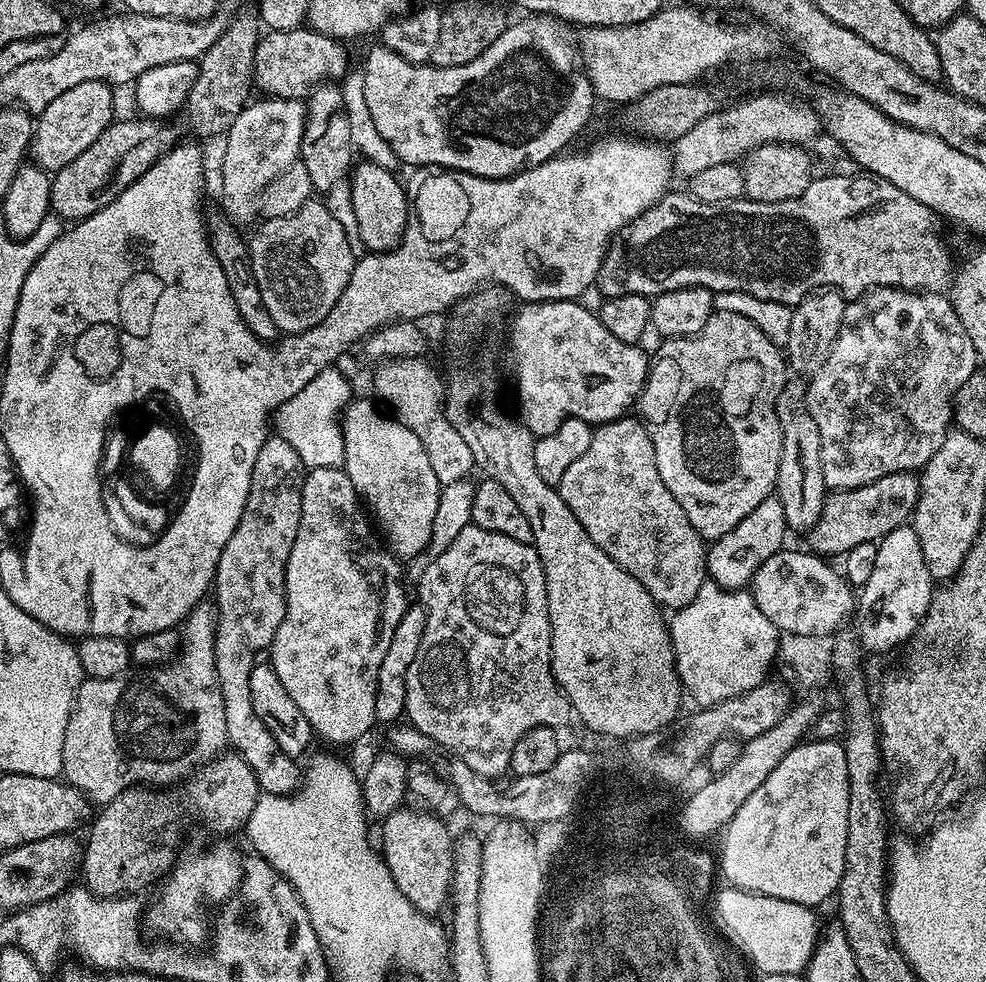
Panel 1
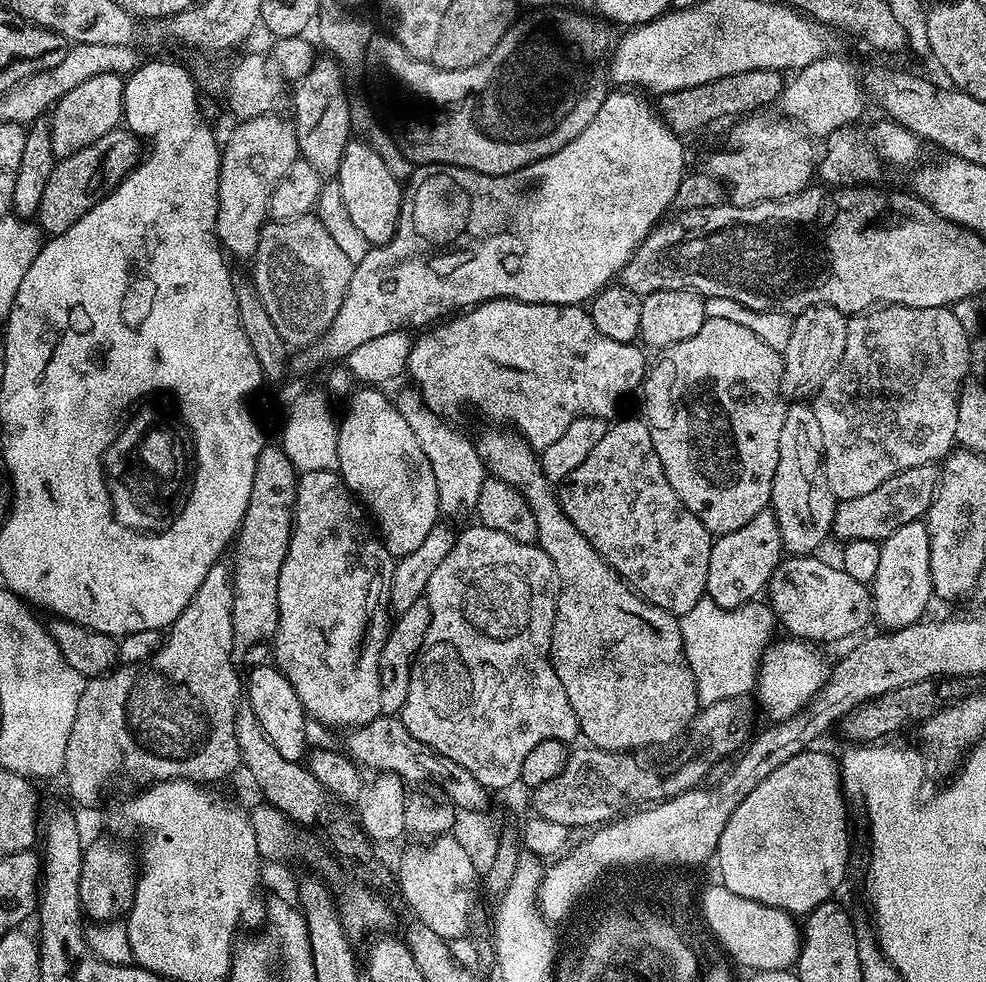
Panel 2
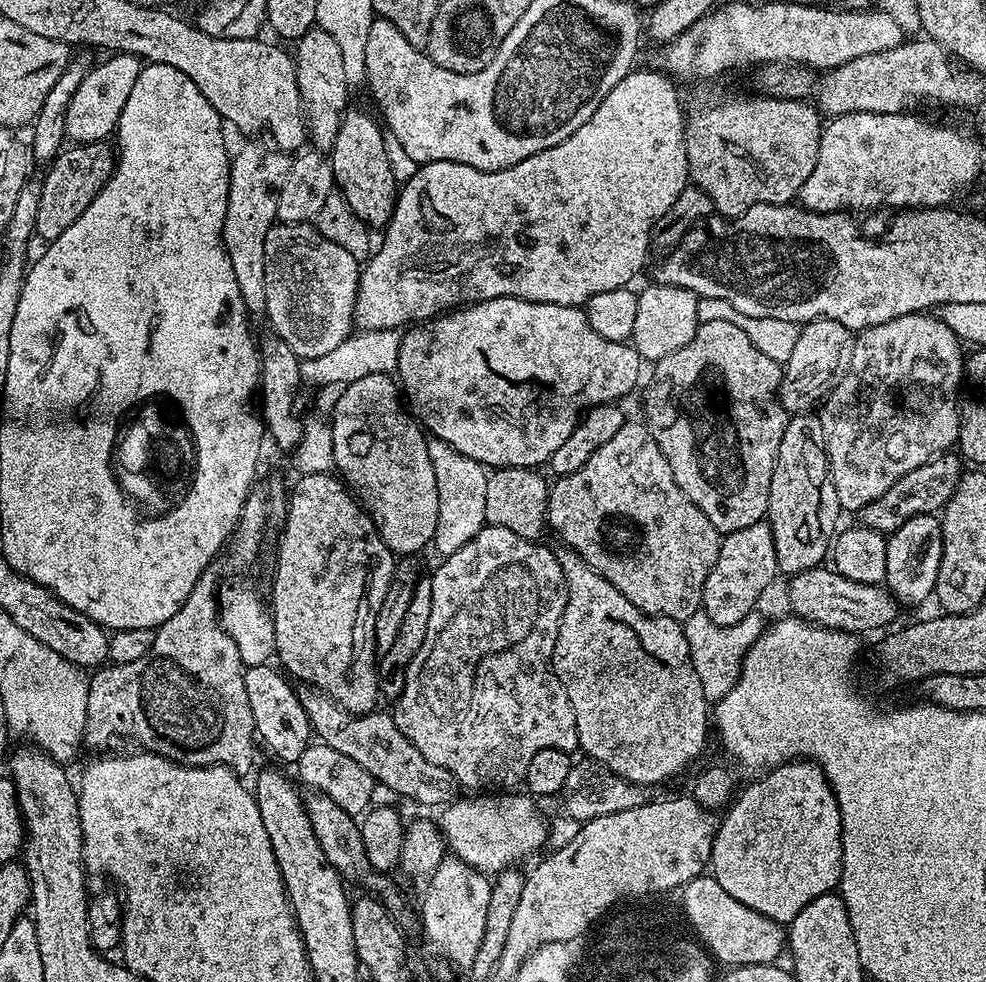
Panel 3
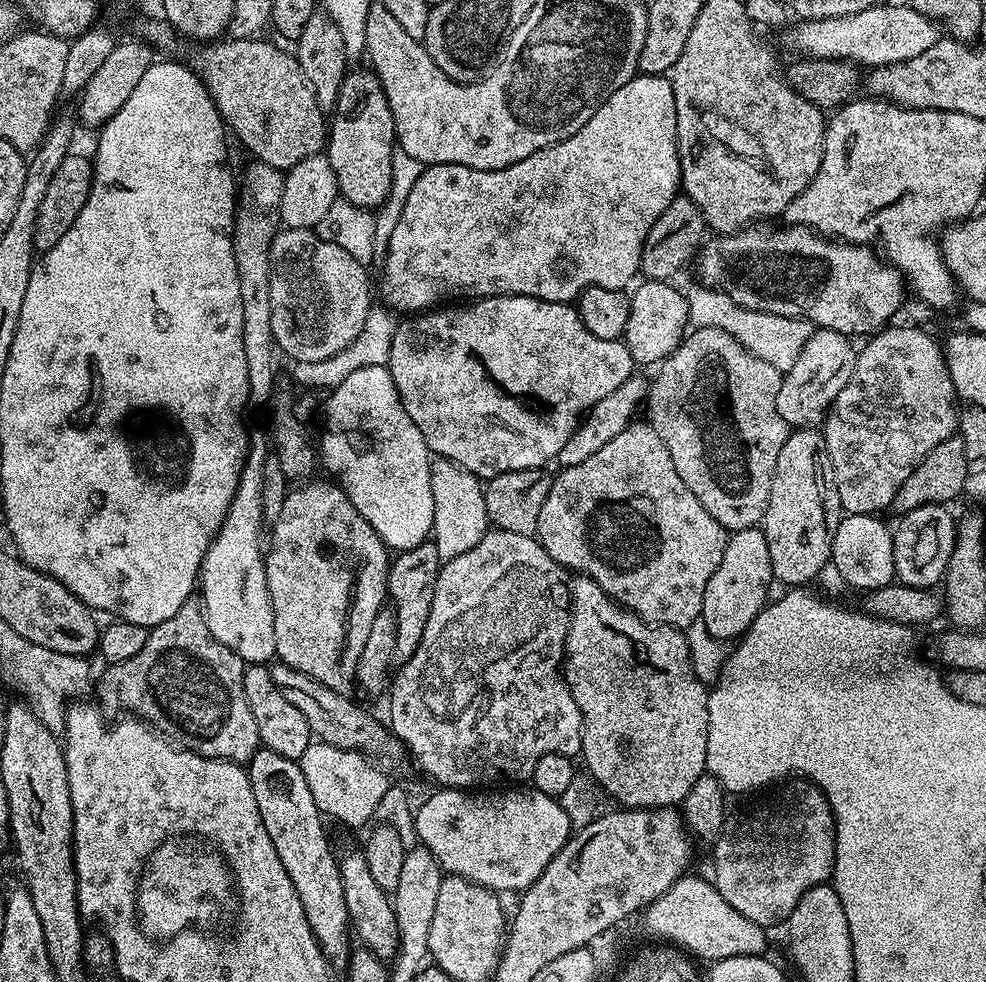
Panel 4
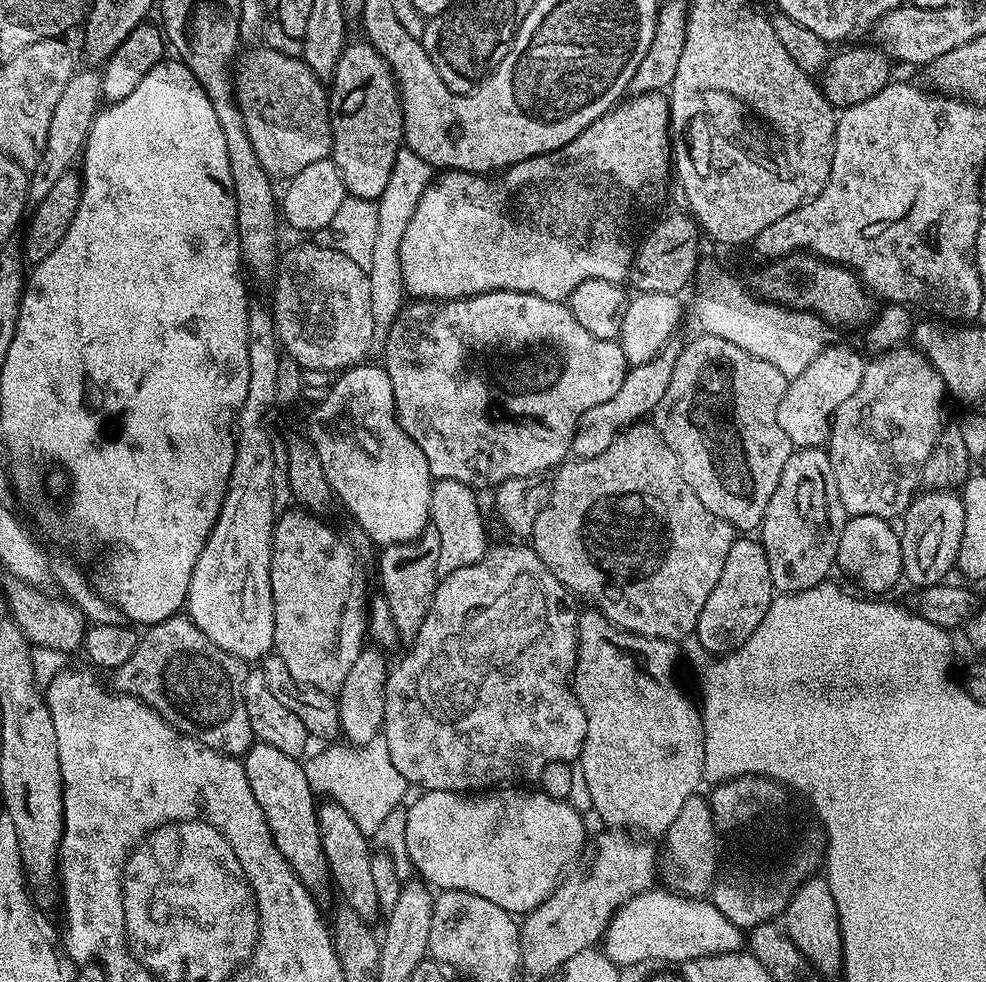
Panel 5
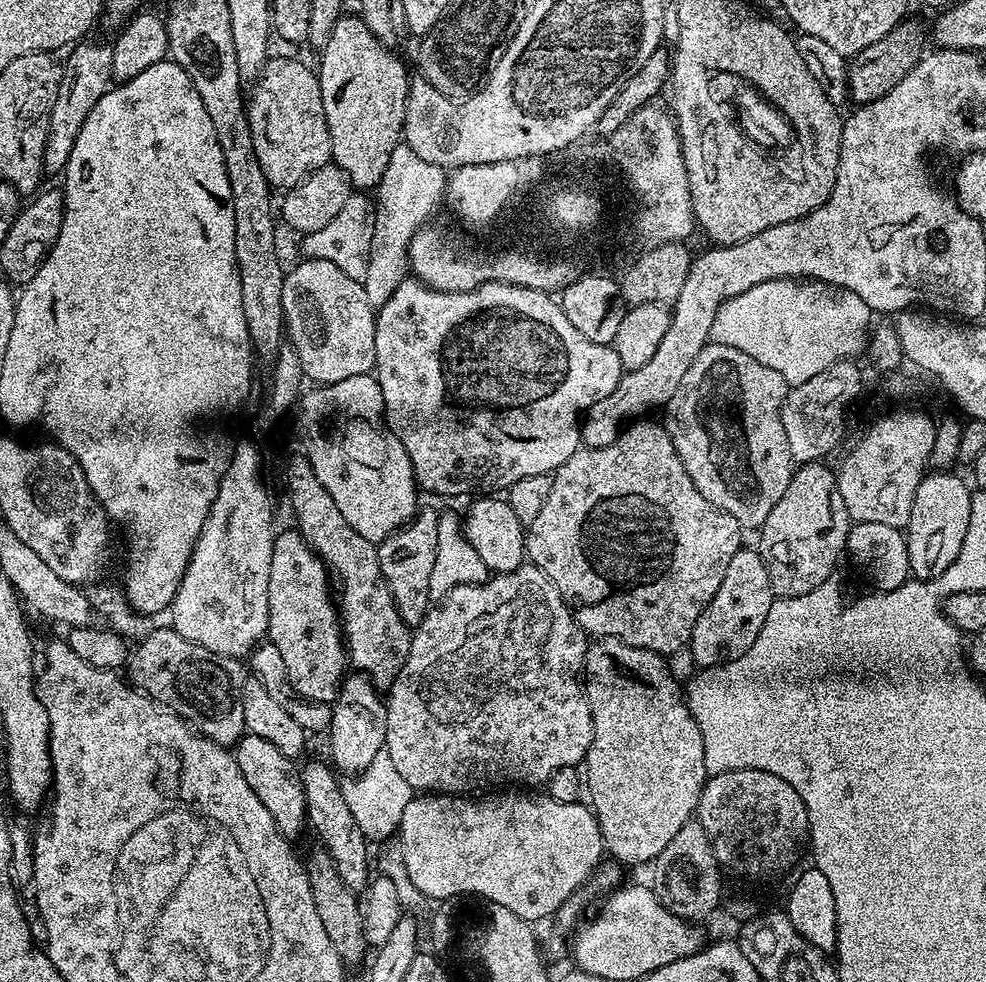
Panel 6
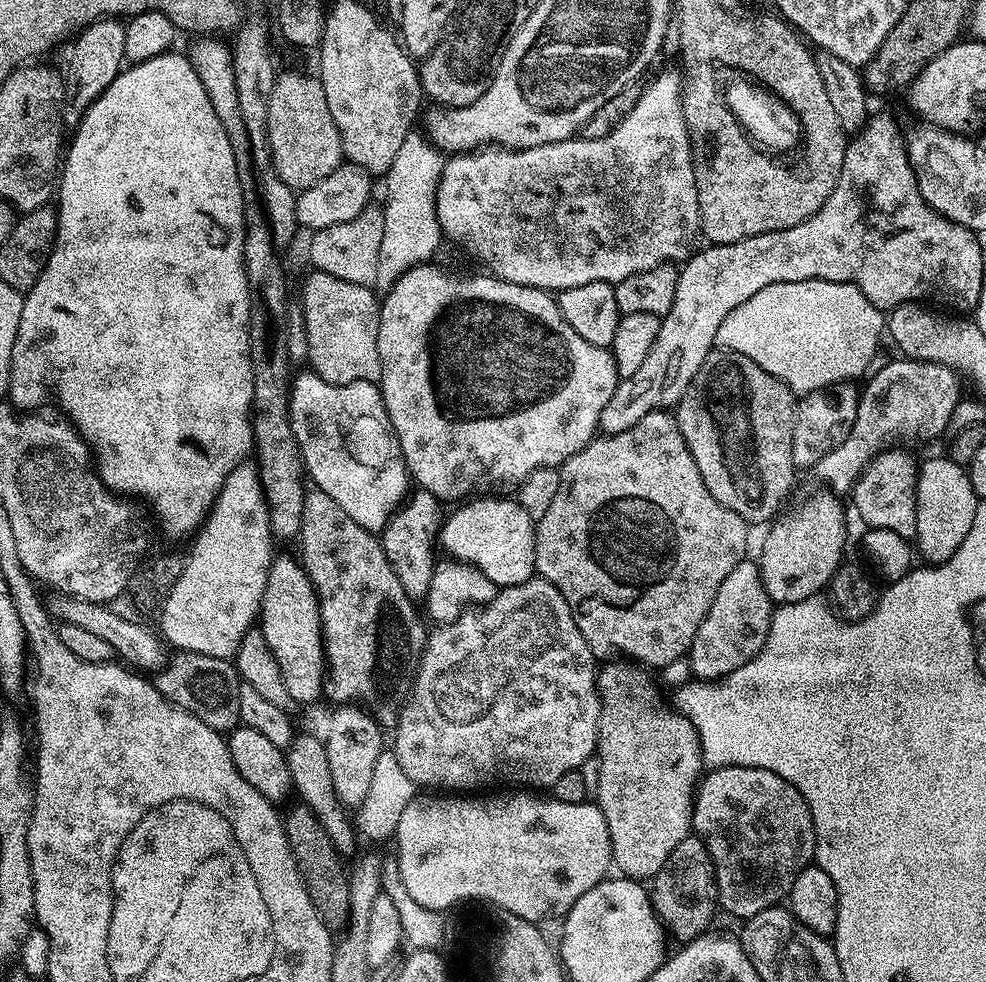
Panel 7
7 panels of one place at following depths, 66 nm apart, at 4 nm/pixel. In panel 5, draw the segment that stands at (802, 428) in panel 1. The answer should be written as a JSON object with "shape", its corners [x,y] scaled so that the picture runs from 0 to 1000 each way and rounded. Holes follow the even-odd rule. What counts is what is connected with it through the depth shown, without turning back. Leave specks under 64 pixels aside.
{"shape":[[[836,456],[806,457],[801,462],[797,475],[793,475],[789,499],[785,499],[785,507],[781,507],[781,515],[777,515],[775,531],[769,539],[769,549],[777,560],[783,597],[788,604],[822,601],[822,597],[835,595],[843,588],[840,586],[848,578],[850,551],[854,548],[854,540],[860,526],[854,515],[854,507],[850,507],[850,491],[846,487],[846,479],[839,459]]]}

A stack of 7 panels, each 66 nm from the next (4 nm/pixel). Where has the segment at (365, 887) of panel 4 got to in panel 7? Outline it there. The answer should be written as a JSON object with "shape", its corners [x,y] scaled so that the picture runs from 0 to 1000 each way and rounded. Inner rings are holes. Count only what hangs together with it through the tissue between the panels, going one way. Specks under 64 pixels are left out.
{"shape":[[[312,745],[306,746],[305,749],[304,746],[297,748],[290,769],[294,780],[296,801],[303,816],[315,825],[318,833],[323,833],[323,837],[327,837],[331,849],[335,849],[335,857],[339,857],[346,873],[354,874],[353,872],[357,871],[360,873],[363,847],[339,804],[339,792],[335,792],[335,772],[331,772],[331,760],[328,753],[324,748],[315,749]]]}

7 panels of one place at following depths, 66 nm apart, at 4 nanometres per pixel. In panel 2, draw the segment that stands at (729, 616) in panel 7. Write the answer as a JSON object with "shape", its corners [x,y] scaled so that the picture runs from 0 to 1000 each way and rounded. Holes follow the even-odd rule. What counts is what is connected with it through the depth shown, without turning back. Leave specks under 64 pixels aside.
{"shape":[[[781,519],[765,523],[757,536],[748,536],[748,540],[723,549],[716,607],[728,617],[738,620],[766,612],[778,600],[779,590],[783,588],[792,569],[793,555],[786,523]]]}

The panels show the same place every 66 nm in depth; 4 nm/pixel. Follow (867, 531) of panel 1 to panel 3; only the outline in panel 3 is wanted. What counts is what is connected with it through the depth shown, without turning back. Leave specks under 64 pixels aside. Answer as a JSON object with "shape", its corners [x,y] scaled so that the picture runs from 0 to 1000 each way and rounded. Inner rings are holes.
{"shape":[[[958,462],[931,475],[931,479],[923,479],[923,483],[911,487],[911,491],[907,491],[907,495],[903,495],[903,499],[899,499],[895,507],[872,518],[871,533],[882,540],[904,544],[919,536],[923,527],[952,522],[972,495],[976,484],[974,473],[976,474],[976,468],[973,463]]]}

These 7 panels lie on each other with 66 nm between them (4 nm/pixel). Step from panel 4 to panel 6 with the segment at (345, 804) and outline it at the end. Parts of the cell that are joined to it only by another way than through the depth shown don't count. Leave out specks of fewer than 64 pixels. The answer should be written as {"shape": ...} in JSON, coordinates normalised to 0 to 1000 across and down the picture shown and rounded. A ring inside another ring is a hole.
{"shape":[[[388,762],[379,770],[371,784],[352,794],[346,799],[348,812],[351,813],[355,829],[366,842],[367,849],[375,857],[386,857],[399,852],[405,844],[409,826],[420,813],[420,803],[401,783],[392,762]]]}

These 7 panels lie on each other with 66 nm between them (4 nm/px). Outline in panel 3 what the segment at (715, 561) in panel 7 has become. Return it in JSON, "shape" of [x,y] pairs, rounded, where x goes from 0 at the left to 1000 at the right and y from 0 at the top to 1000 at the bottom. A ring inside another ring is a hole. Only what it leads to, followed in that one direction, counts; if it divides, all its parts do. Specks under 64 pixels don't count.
{"shape":[[[634,430],[619,446],[619,450],[606,454],[590,479],[567,486],[559,494],[556,503],[555,537],[564,541],[573,559],[584,562],[623,601],[630,603],[647,621],[656,627],[674,627],[695,633],[711,622],[714,613],[716,589],[728,572],[728,560],[732,544],[692,503],[684,483],[680,483],[680,470],[667,458],[667,450],[652,430]]]}

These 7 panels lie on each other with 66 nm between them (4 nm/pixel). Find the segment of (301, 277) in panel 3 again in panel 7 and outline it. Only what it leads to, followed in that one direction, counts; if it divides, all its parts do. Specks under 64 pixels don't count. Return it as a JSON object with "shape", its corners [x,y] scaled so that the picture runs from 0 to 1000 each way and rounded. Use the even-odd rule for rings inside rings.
{"shape":[[[313,276],[304,293],[302,312],[308,321],[315,378],[336,391],[381,389],[385,385],[383,332],[386,307],[372,289],[347,287],[339,279]]]}

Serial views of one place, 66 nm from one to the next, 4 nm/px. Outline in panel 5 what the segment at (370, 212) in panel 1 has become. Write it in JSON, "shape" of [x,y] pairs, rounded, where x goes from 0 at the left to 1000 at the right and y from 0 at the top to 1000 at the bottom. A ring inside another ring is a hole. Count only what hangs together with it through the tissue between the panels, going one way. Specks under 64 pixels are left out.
{"shape":[[[372,43],[350,44],[343,59],[343,67],[335,78],[333,94],[333,115],[337,117],[337,158],[335,160],[347,177],[349,195],[352,199],[382,205],[391,185],[396,185],[396,173],[400,173],[400,161],[410,147],[410,117],[406,111],[406,94],[398,78],[392,63]]]}

